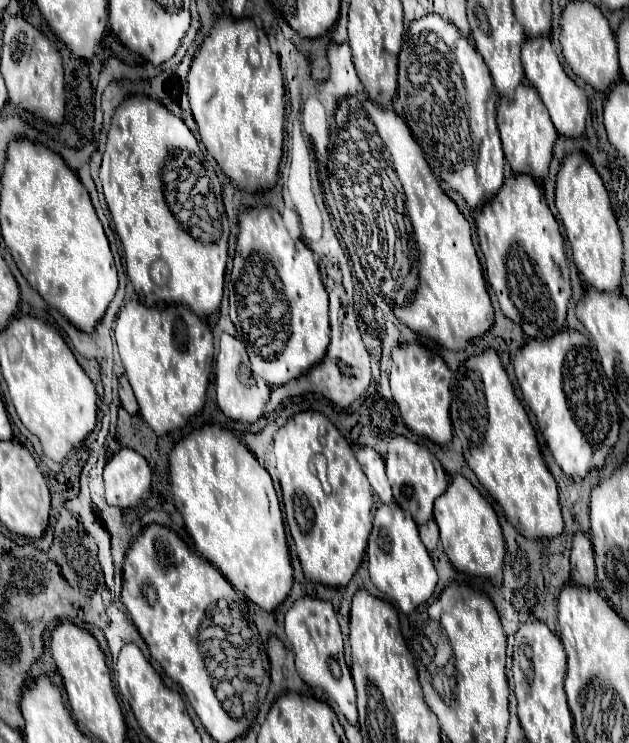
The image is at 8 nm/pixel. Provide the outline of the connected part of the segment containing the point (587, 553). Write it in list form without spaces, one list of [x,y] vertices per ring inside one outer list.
[[[576,532],[572,542],[572,580],[574,584],[594,586],[596,584],[596,562],[594,562],[594,544],[588,534]]]

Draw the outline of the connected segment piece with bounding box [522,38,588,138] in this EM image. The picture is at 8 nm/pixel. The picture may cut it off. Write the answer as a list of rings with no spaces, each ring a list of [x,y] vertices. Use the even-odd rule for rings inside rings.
[[[526,38],[522,46],[522,66],[526,80],[538,88],[544,106],[550,112],[550,118],[562,136],[582,136],[586,130],[588,118],[588,98],[584,90],[564,72],[564,66],[558,60],[558,54],[552,48],[550,38]]]

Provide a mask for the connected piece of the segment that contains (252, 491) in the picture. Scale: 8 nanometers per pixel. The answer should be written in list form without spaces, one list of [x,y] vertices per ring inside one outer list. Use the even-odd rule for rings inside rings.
[[[204,424],[176,442],[168,458],[168,470],[174,504],[180,510],[186,530],[192,536],[200,556],[216,566],[238,592],[264,610],[274,610],[282,604],[292,588],[292,566],[284,520],[272,478],[268,470],[258,464],[254,452],[232,430],[220,424]]]

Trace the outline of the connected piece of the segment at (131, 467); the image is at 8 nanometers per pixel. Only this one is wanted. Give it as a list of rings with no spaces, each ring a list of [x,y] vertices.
[[[122,448],[104,466],[106,500],[110,506],[136,508],[150,492],[152,470],[144,456],[130,448]]]

